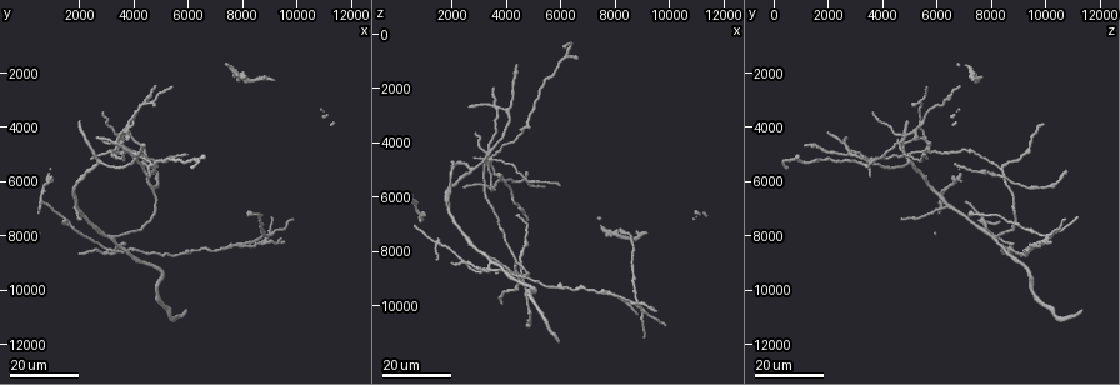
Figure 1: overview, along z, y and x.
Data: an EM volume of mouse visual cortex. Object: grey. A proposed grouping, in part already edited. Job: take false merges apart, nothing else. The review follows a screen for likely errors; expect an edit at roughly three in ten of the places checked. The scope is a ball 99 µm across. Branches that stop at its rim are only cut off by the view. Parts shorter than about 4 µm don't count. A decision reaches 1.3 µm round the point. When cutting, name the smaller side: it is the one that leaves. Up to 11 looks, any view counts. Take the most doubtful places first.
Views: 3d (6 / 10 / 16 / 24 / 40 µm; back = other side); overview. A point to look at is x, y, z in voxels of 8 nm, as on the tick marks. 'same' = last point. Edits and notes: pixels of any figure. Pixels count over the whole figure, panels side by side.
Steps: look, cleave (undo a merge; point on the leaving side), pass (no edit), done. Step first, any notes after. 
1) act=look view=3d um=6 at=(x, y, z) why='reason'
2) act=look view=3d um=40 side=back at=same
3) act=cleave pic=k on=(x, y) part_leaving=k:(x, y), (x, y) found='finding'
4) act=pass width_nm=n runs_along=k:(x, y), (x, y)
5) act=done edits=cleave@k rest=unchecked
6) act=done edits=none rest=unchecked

act=look view=3d um=24 at=(1400, 7400, 7600) why='thin arm on a thick one'

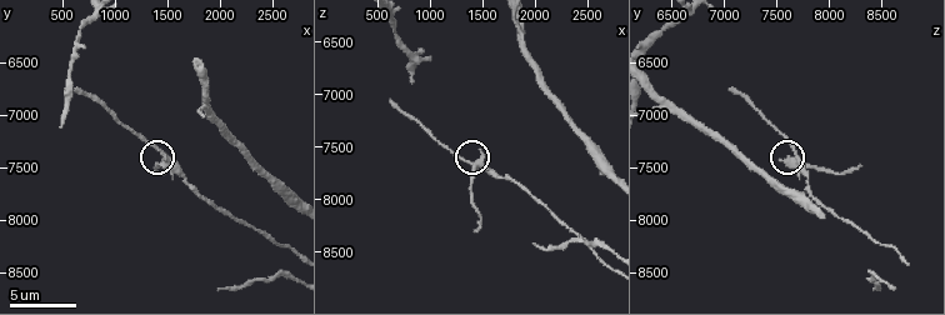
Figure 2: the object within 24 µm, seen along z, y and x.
act=look view=3d um=10 at=(1460, 7420, 7680)

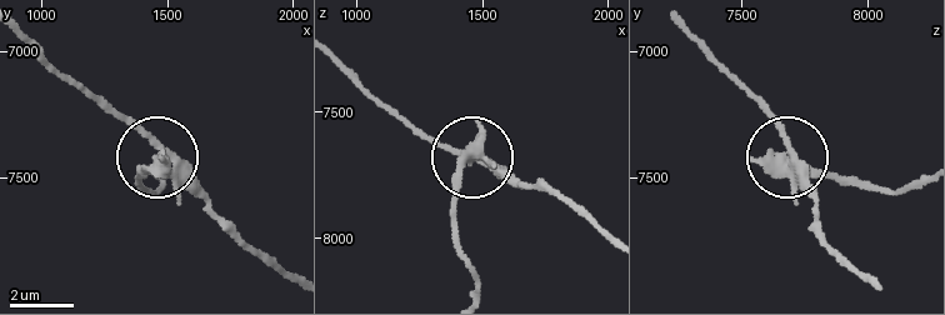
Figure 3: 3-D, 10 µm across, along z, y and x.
act=cleave pic=3 on=(458, 199) side_arm_um=5 arms=4 found='a second neuron is stuck on'

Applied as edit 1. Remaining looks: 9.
act=look view=overview

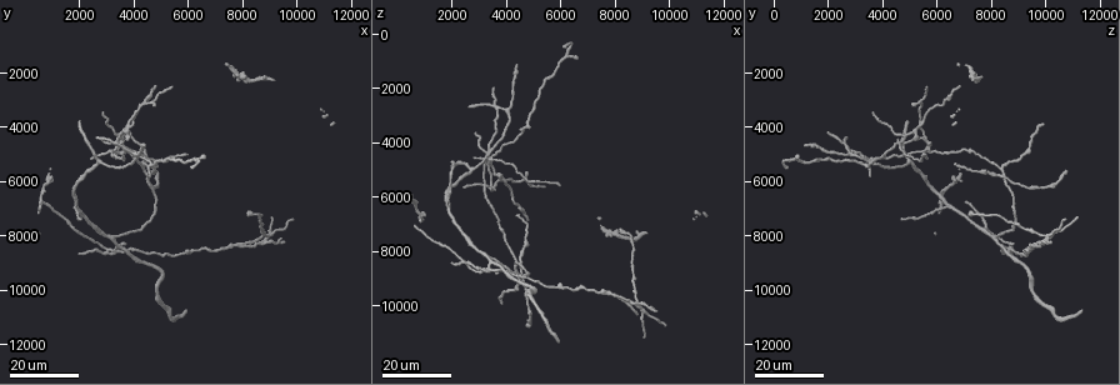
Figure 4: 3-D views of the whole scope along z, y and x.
act=look view=3d um=16 at=(3200, 4900, 5500) why='looks like a crossing'

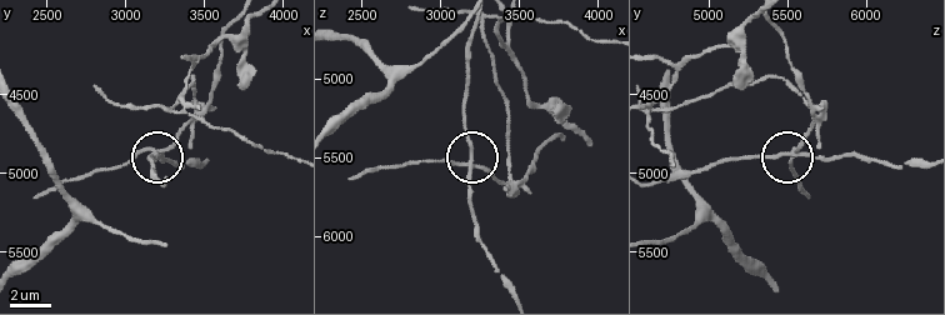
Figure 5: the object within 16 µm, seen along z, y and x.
act=look view=3d um=10 at=(3240, 4860, 5540)

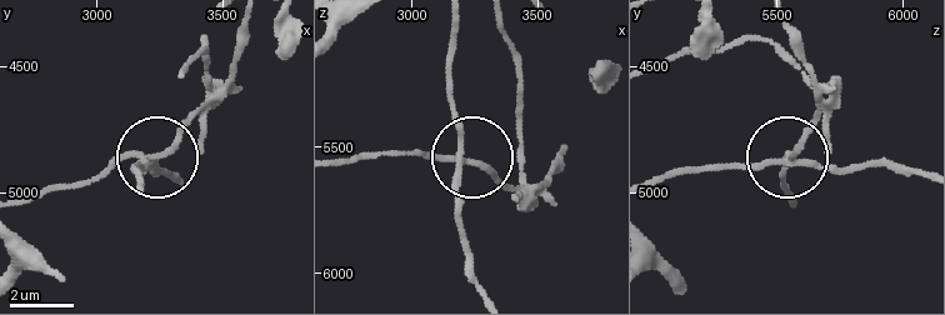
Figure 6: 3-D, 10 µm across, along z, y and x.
act=cleave pic=6 on=(101, 173) found='two neurons meet here'

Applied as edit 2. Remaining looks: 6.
act=look view=3d um=24 at=(4500, 5900, 8400) why='four-way junction'

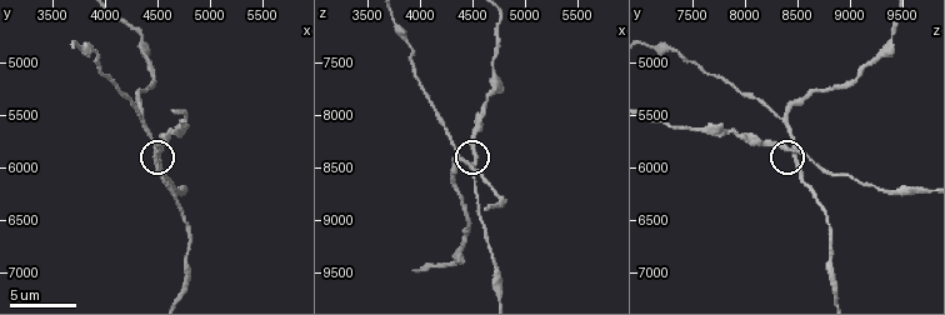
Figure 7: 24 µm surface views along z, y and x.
act=look view=3d um=6 at=(4540, 5840, 8440) why='zoom in'

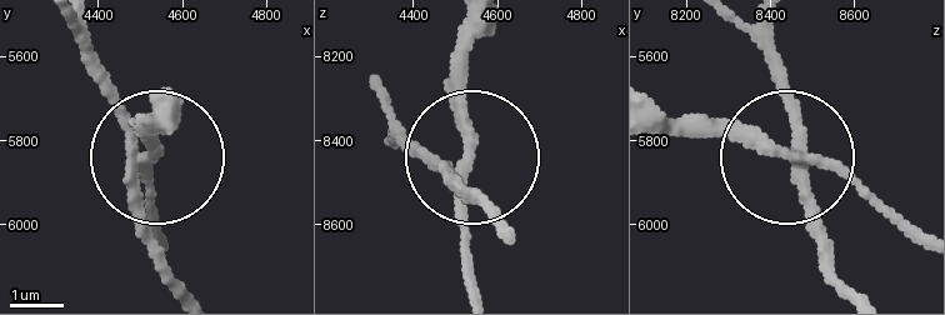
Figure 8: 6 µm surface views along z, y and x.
act=cleave pic=8 on=(464, 236) arms=4 found='two neurons meet here'

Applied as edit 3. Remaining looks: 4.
act=look view=3d um=24 at=(3500, 4700, 2600) why='side arm on a straight run'

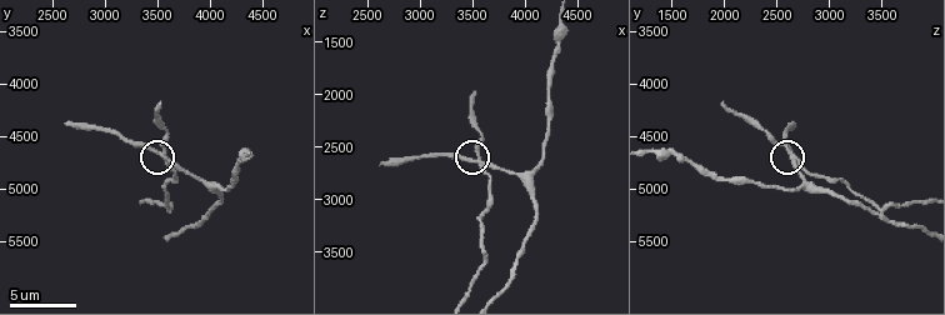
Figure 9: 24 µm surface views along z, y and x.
act=look view=3d um=10 at=(3520, 4660, 2620)

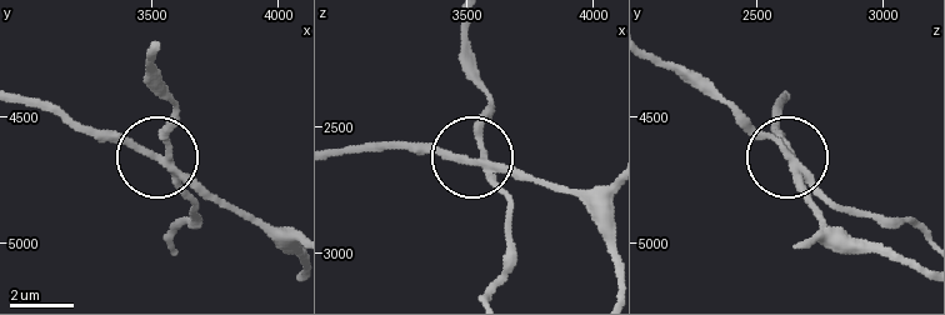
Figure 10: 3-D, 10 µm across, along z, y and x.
act=pass width_nm=220 runs_along=10:(920, 231), (839, 205), (721, 95) found='continuous, no second neuron'

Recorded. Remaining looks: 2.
act=look view=3d um=16 at=(1880, 6900, 6380) why='thin arm on a thick one'

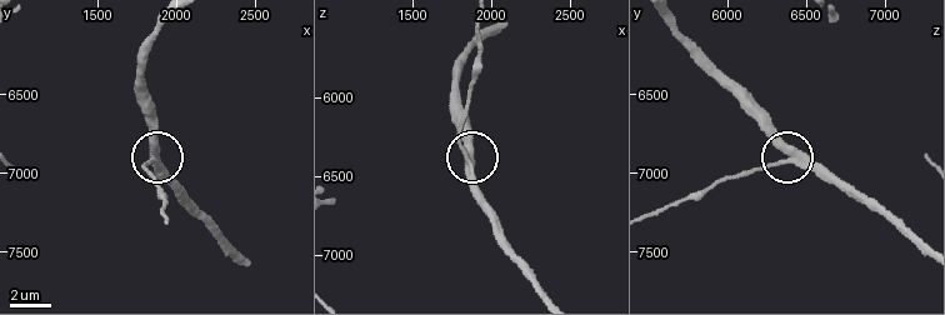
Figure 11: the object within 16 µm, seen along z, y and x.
act=pass runs_along=11:(923, 244), (863, 200), (793, 161), (781, 160), (739, 175) found='continuous, no second neuron'

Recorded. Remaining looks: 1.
act=done edits=cleave@3,cleave@6,cleave@8 rest=unchecked

